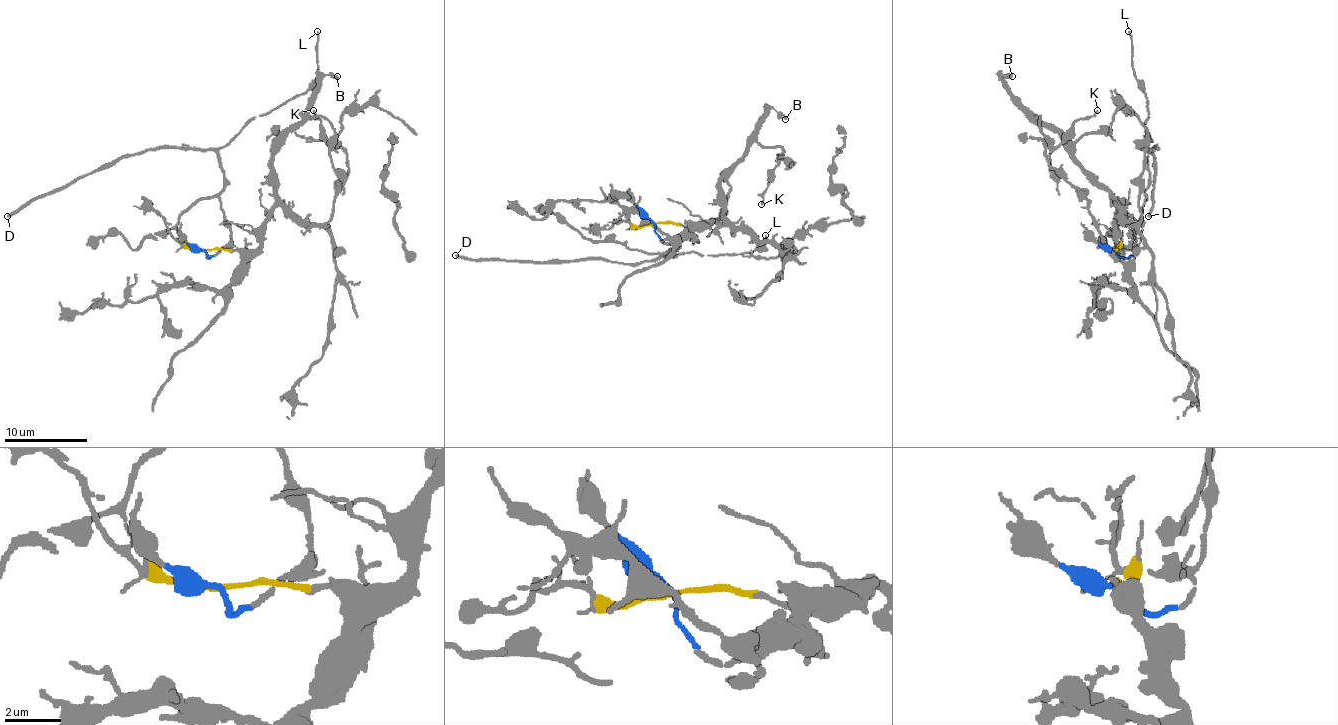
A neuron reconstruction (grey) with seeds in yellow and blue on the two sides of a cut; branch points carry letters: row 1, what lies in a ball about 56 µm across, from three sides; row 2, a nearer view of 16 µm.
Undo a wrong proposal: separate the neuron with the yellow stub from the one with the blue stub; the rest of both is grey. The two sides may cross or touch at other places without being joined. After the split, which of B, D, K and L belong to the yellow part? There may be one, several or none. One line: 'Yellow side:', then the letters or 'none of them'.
Yellow side: B, K

